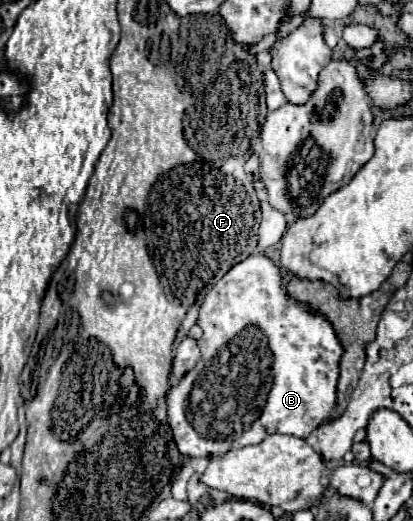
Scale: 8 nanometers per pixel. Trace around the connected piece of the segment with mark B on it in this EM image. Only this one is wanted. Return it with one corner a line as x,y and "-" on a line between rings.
250,255
248,259
244,259
242,263
234,265
204,297
202,307
200,307
200,315
198,315
198,325
202,327
204,335
198,341
202,357
196,363
196,367
192,371
188,371
180,383
176,387
170,389
168,393
168,423
172,427
172,437
174,443
178,447
178,451
186,457
206,457
206,455
222,455
230,449
240,449
246,445
256,445
262,443
268,435
272,433
282,433
282,435
294,435
300,439
306,439
314,429
318,429
332,413
334,405
336,405
336,381
338,381
338,361
342,355
342,345
332,329
332,325
320,315
310,311
306,305
292,301
286,295
286,289
282,287
282,277
280,277
280,269
264,255

